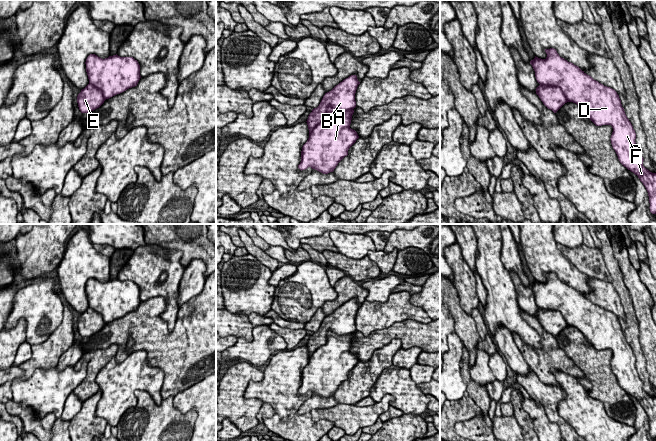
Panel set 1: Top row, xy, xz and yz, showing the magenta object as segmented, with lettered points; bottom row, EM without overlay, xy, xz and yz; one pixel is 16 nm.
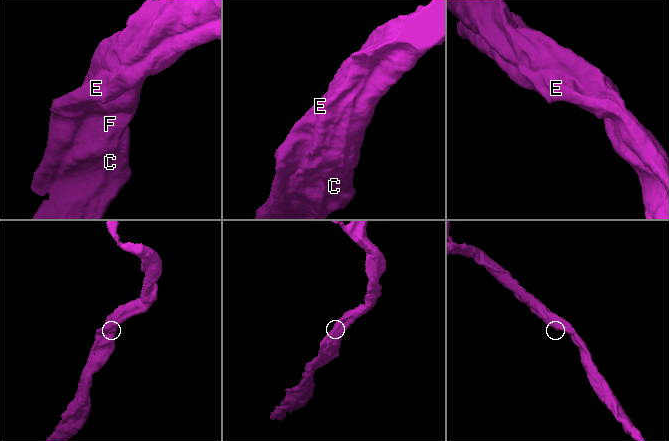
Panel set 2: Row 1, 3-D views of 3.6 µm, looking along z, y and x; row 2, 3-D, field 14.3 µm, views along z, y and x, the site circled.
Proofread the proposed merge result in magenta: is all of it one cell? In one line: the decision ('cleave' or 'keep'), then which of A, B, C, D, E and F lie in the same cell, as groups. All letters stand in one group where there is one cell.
keep; groups A B C D E F

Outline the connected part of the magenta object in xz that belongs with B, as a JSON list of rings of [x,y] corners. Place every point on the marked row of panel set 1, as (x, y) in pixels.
[[[351,75],[325,93],[319,106],[309,114],[309,138],[301,151],[298,168],[311,167],[323,174],[333,172],[338,163],[348,155],[349,148],[359,138],[350,128],[355,93],[360,82]]]

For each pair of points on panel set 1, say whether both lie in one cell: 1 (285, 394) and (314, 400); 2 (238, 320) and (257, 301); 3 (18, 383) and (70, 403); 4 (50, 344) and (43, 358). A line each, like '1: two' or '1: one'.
1: one
2: two
3: one
4: one

